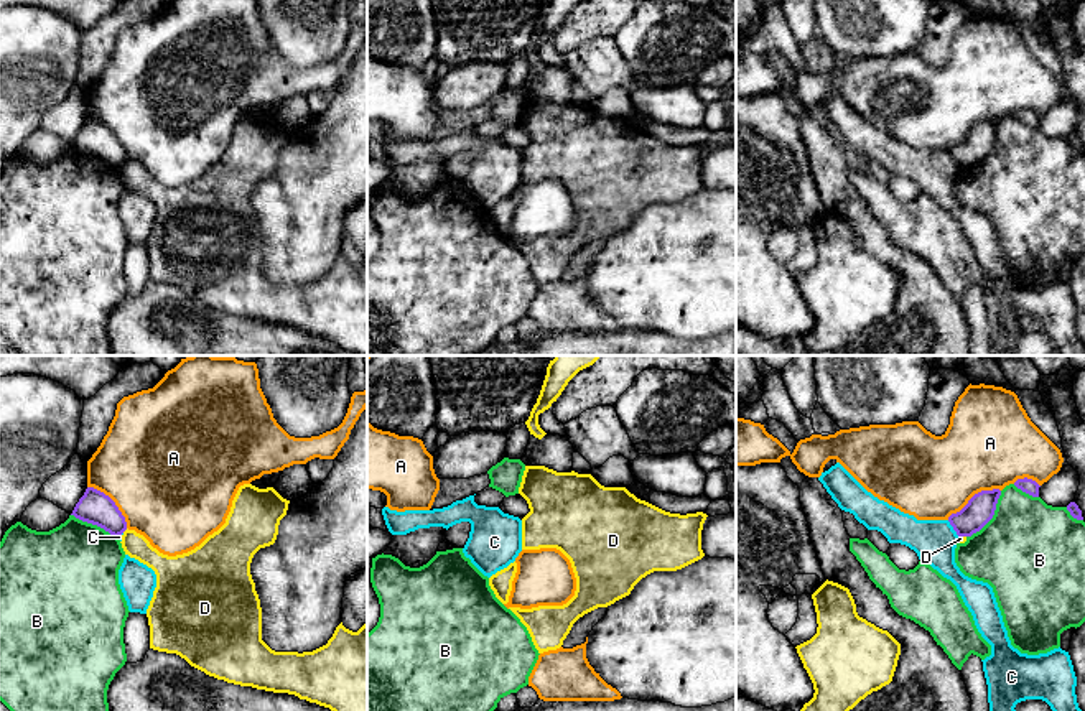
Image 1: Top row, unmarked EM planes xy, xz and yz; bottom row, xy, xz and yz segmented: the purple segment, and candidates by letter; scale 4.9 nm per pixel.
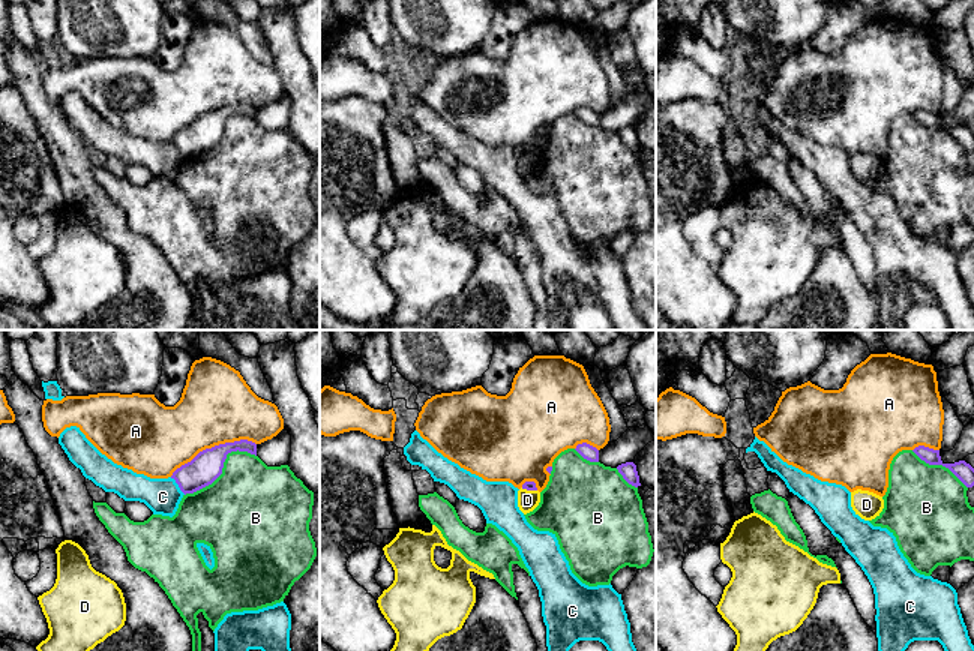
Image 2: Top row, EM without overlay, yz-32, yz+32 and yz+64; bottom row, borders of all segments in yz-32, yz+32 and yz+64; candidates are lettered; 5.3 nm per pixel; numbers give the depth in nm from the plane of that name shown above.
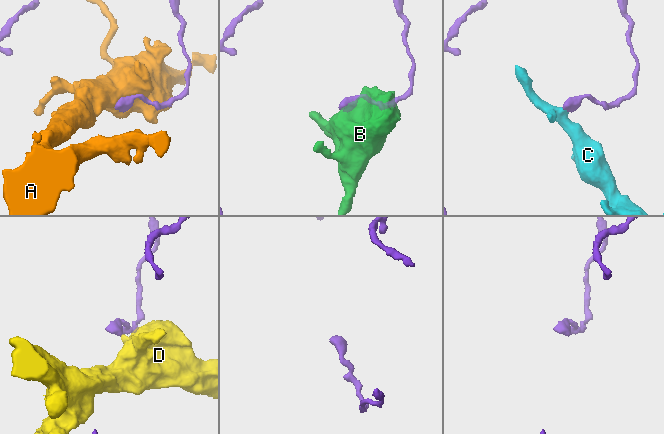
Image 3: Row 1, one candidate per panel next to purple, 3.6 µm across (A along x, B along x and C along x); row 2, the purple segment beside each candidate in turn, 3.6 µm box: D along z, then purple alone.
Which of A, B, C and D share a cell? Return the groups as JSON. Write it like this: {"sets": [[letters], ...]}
{"sets": [["A"], ["B"], ["C"], ["D"]]}

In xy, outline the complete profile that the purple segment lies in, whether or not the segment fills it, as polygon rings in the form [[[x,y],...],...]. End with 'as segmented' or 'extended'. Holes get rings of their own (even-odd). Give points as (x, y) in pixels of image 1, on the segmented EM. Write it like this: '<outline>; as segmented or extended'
[[[94,487],[86,489],[71,515],[82,522],[100,527],[114,537],[119,537],[127,530],[125,517],[115,502]]]; as segmented

